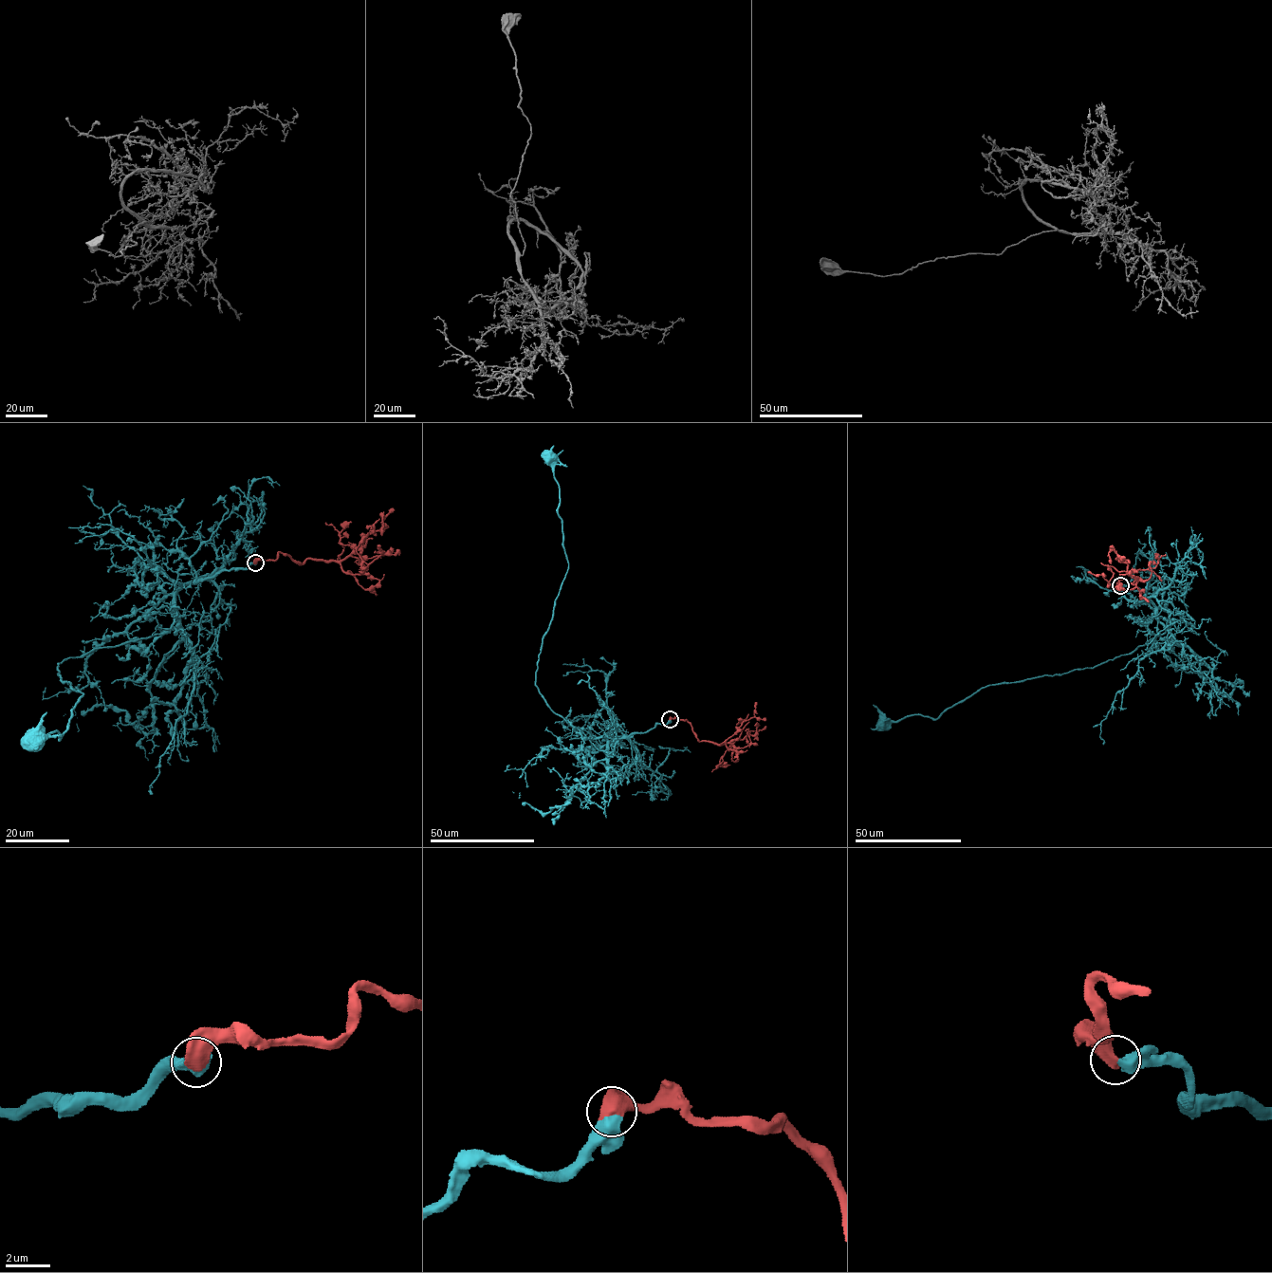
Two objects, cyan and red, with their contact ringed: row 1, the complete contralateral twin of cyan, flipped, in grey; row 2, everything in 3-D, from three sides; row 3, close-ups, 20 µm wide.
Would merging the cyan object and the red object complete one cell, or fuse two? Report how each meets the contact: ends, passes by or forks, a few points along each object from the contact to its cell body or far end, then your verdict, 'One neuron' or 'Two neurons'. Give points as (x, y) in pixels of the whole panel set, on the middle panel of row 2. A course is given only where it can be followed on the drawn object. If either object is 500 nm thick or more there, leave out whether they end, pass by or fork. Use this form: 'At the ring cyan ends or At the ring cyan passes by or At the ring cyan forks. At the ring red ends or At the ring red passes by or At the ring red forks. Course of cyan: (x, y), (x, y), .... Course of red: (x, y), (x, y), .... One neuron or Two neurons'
Course of cyan: (670, 719), (599, 750), (555, 712), (535, 684), (568, 566), (549, 457). Course of red: (670, 719), (686, 720), (701, 741), (722, 744), (734, 733), (743, 722), (737, 724), (748, 713). One neuron

